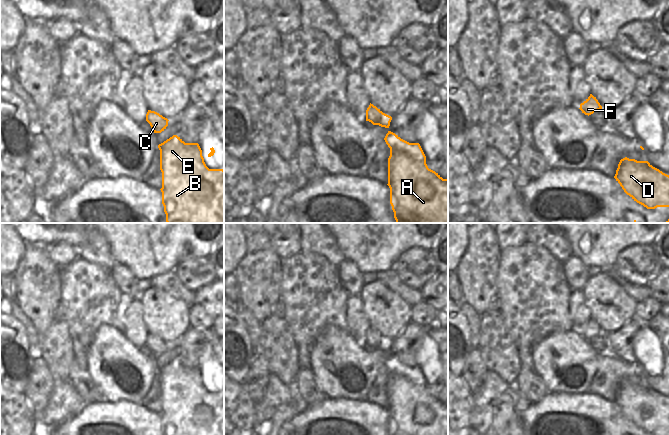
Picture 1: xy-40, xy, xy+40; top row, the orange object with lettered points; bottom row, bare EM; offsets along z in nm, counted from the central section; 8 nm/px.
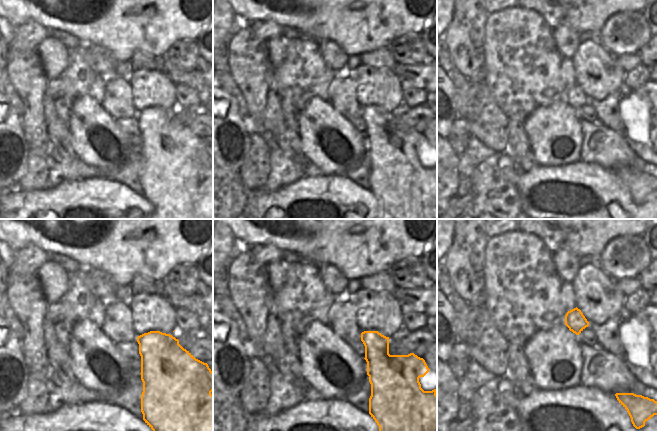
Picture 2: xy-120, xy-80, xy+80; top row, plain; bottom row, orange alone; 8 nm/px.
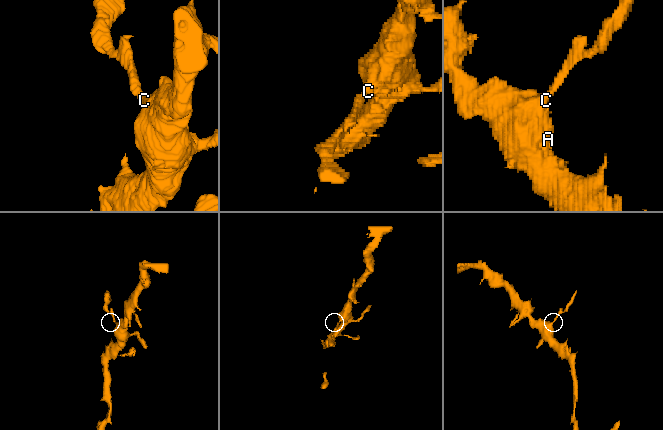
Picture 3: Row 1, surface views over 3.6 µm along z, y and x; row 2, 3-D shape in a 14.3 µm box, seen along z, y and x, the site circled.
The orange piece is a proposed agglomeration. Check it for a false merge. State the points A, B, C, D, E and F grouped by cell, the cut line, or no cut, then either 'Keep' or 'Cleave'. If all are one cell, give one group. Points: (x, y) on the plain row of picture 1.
Groups: A B C D E / F. Split along xy (375, 330), (369, 331). Cleave.

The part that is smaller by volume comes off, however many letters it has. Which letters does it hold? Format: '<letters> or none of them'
F.

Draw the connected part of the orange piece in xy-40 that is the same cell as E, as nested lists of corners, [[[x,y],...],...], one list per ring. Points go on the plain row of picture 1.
[[[173,359],[158,369],[160,374],[160,394],[162,396],[162,428],[164,435],[224,435],[224,394],[209,393],[198,367],[185,367]]]

